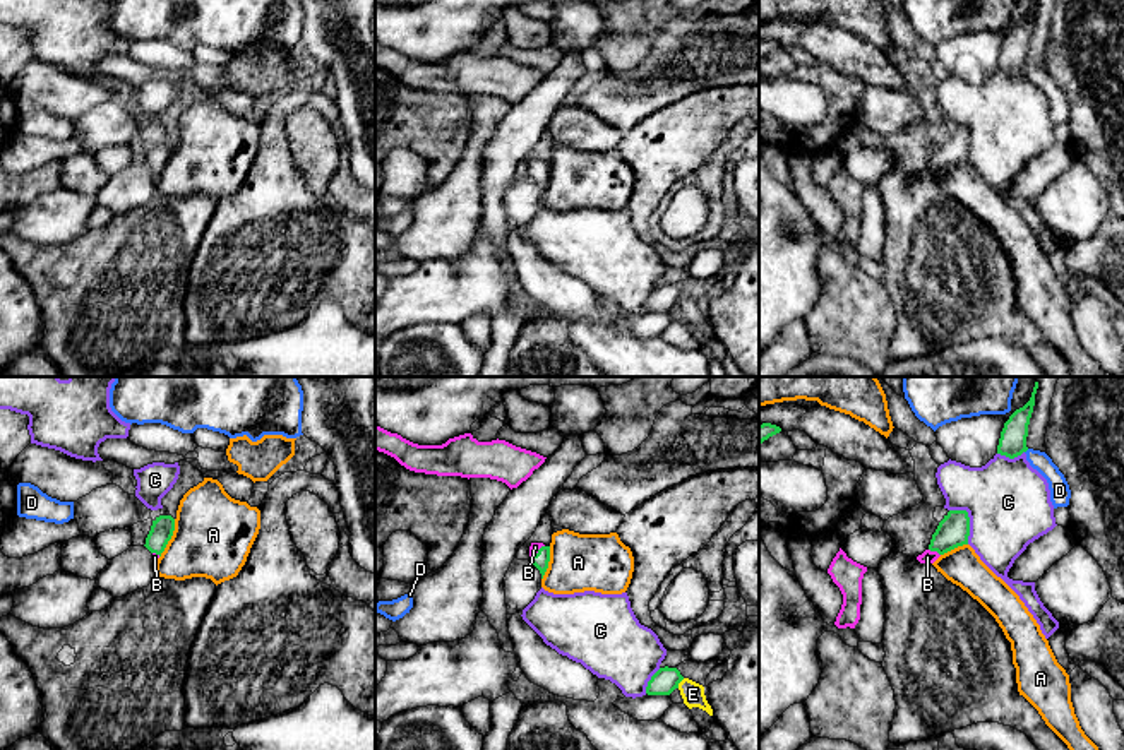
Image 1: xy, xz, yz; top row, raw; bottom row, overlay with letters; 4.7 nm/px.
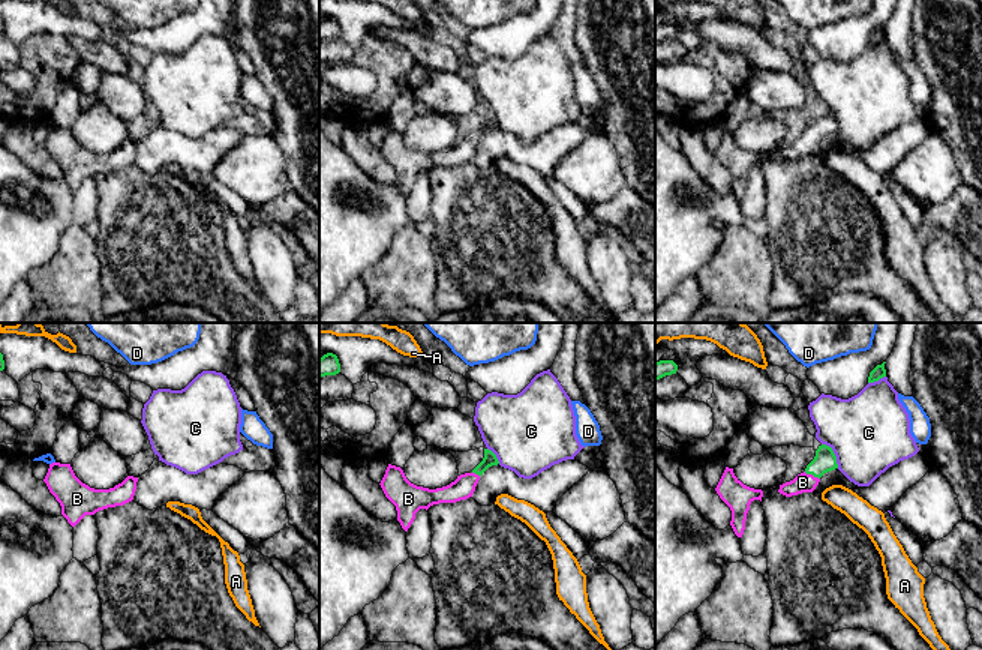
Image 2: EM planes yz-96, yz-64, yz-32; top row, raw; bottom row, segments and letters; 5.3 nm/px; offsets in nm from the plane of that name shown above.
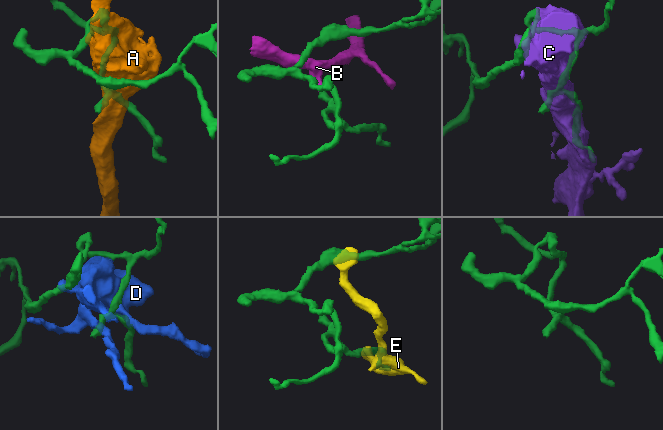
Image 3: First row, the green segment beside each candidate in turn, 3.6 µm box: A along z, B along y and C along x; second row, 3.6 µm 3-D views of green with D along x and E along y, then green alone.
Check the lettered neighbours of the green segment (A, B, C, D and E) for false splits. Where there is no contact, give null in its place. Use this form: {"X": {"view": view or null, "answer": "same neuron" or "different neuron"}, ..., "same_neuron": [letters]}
{"A": {"view": "xy", "answer": "different neuron"}, "B": {"view": "yz", "answer": "same neuron"}, "C": {"view": "yz", "answer": "different neuron"}, "D": {"view": null, "answer": "different neuron"}, "E": {"view": "xz", "answer": "different neuron"}, "same_neuron": ["B"]}

